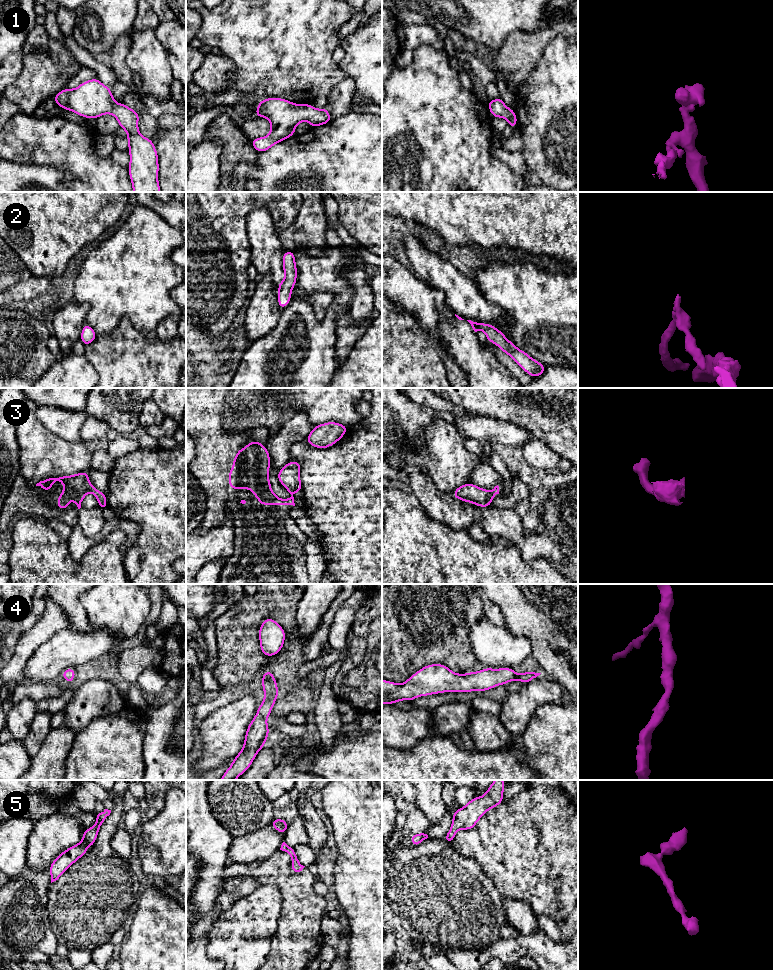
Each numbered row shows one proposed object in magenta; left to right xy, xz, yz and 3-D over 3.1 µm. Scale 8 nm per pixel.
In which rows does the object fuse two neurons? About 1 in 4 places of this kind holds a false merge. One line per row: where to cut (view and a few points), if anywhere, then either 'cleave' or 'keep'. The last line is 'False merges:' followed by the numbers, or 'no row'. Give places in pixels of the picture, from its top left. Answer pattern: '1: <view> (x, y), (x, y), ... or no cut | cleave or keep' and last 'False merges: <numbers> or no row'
1: no cut | keep
2: no cut | keep
3: no cut | keep
4: no cut | keep
5: no cut | keep
False merges: no row

